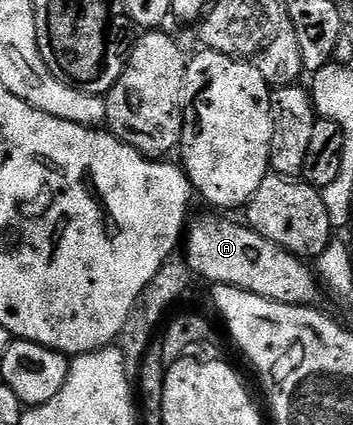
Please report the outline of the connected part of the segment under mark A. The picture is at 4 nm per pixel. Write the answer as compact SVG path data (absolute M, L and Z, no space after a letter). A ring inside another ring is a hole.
M200 216L187 225L182 240L183 259L193 277L209 280L209 285L225 284L258 294L267 300L283 304L312 306L322 296L318 277L299 256L282 250L274 242L262 238L247 223L219 220L216 216Z

